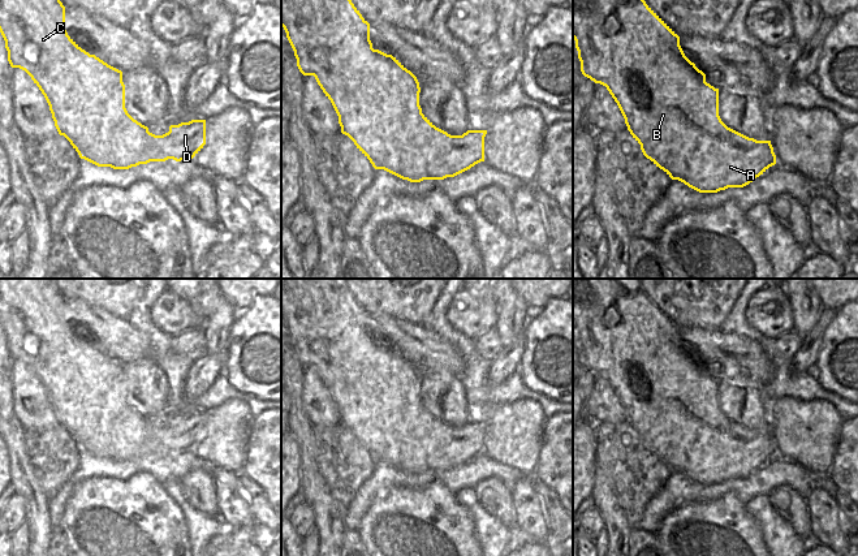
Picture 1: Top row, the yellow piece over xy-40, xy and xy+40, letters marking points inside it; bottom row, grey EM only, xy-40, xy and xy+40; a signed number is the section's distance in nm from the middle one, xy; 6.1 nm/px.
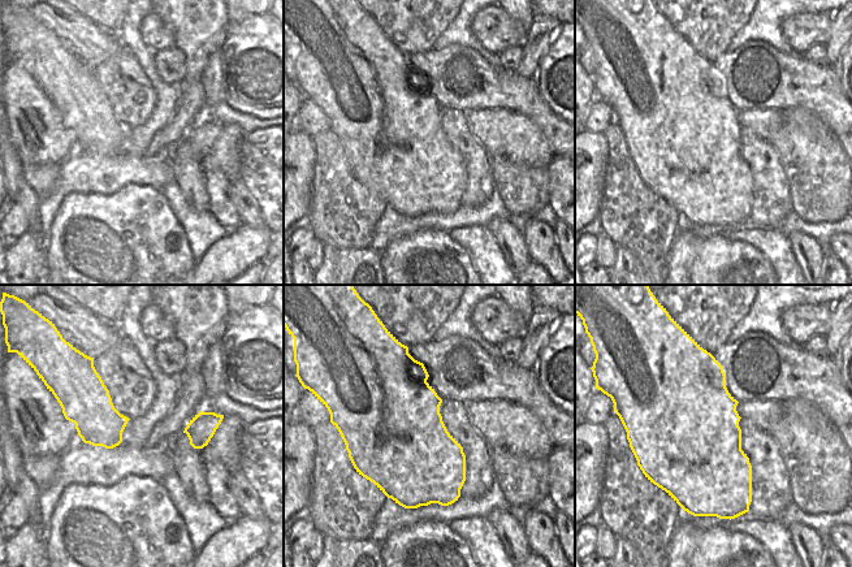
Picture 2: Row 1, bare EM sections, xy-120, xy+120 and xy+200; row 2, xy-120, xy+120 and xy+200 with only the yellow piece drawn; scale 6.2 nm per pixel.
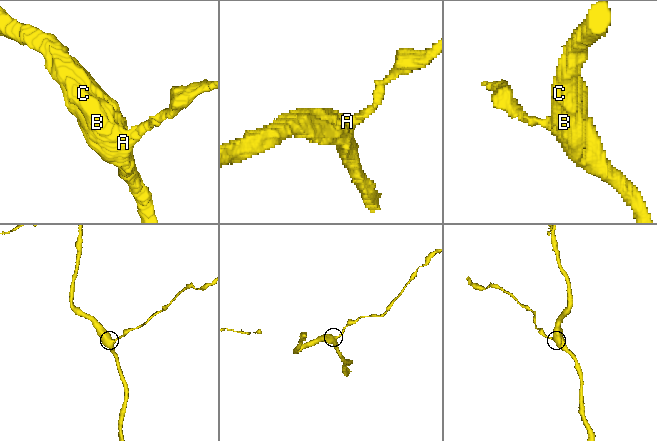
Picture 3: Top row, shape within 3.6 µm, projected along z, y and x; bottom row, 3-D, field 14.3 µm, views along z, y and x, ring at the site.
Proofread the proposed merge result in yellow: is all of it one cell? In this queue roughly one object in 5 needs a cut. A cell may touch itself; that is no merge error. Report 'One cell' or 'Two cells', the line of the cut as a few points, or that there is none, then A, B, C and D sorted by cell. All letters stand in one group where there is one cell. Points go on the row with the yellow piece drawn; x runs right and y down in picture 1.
One cell. No split. Groups: A B C D.

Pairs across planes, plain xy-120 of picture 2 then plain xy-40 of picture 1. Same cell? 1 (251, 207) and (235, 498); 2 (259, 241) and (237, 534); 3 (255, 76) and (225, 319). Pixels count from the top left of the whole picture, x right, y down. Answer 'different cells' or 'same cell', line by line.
1: different cells
2: same cell
3: different cells

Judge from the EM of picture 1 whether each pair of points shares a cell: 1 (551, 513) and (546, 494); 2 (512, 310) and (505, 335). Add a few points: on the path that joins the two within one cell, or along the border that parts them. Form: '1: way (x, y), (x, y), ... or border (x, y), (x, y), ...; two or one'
1: way (551, 508), (548, 499); one
2: way (512, 317), (508, 328); one

